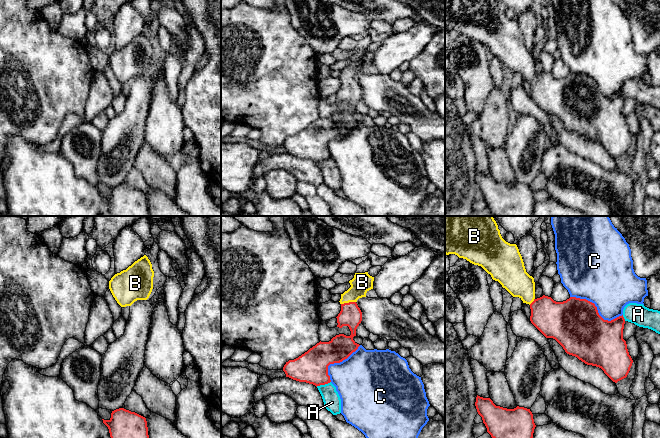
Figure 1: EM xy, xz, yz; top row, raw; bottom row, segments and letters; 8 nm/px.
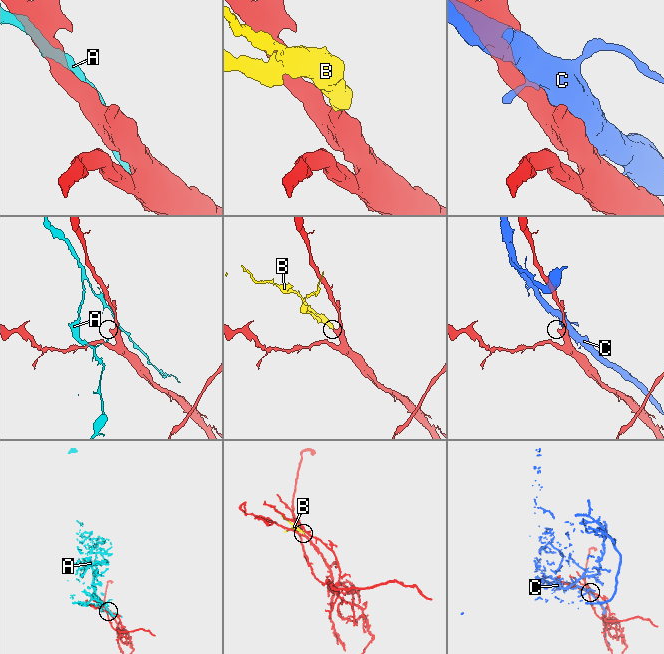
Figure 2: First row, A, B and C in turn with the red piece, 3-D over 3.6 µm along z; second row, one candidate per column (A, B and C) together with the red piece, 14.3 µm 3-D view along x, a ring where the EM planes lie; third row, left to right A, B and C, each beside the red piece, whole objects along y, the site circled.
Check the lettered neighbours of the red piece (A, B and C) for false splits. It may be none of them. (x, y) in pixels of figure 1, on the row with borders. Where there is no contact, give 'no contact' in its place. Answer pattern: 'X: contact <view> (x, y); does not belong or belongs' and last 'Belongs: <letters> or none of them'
A: contact xz (323, 384); does not belong
B: contact xz (349, 302); belongs
C: contact yz (596, 309); does not belong
Belongs: B

